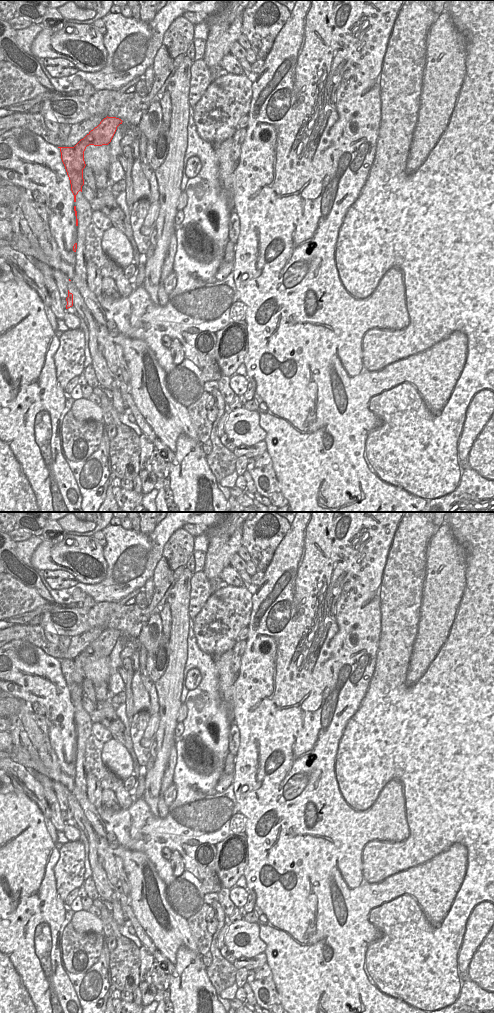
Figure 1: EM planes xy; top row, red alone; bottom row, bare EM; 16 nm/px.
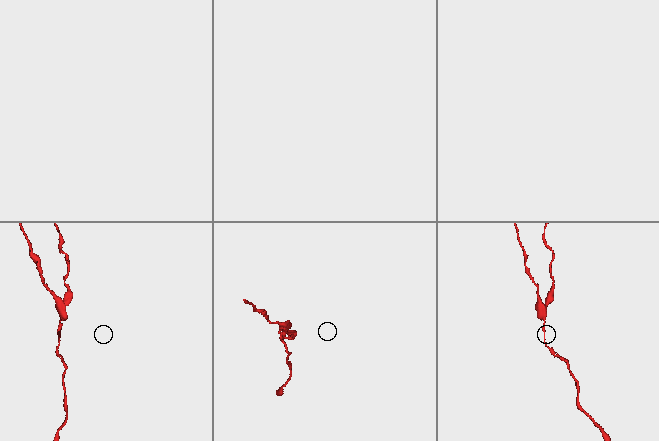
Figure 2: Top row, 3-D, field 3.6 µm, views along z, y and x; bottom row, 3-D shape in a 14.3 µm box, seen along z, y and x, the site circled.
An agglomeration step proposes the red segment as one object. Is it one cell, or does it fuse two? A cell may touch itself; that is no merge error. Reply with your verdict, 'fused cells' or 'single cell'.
fused cells

